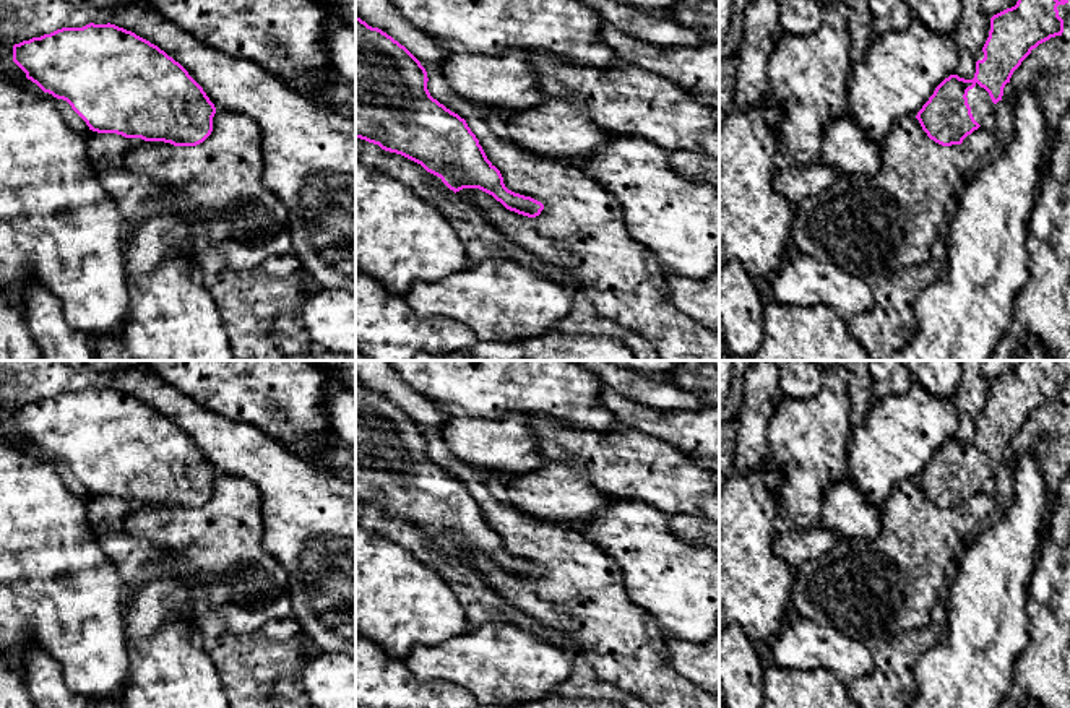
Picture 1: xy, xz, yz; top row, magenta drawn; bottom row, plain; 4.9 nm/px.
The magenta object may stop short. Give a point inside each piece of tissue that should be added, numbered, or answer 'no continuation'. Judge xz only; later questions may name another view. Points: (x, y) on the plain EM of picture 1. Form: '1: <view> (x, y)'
no continuation

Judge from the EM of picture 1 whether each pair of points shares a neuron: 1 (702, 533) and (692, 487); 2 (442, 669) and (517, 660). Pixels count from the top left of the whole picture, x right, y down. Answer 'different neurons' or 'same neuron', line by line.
1: different neurons
2: same neuron

